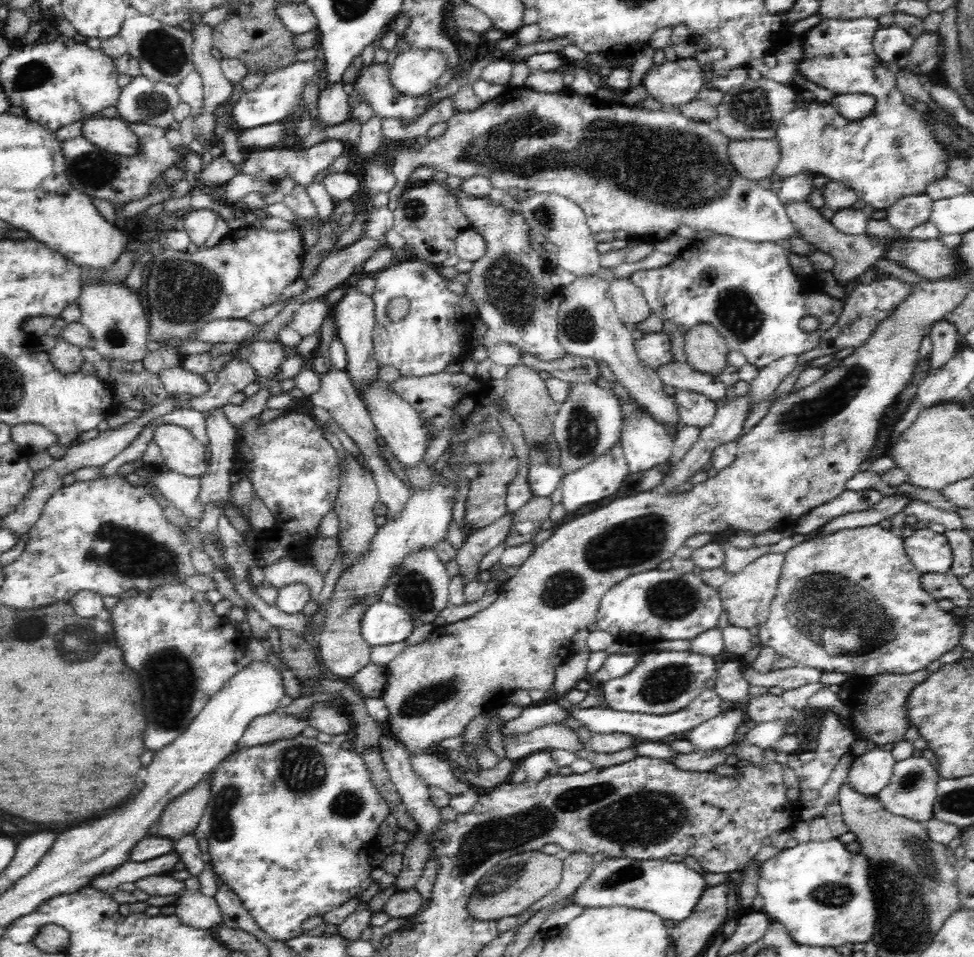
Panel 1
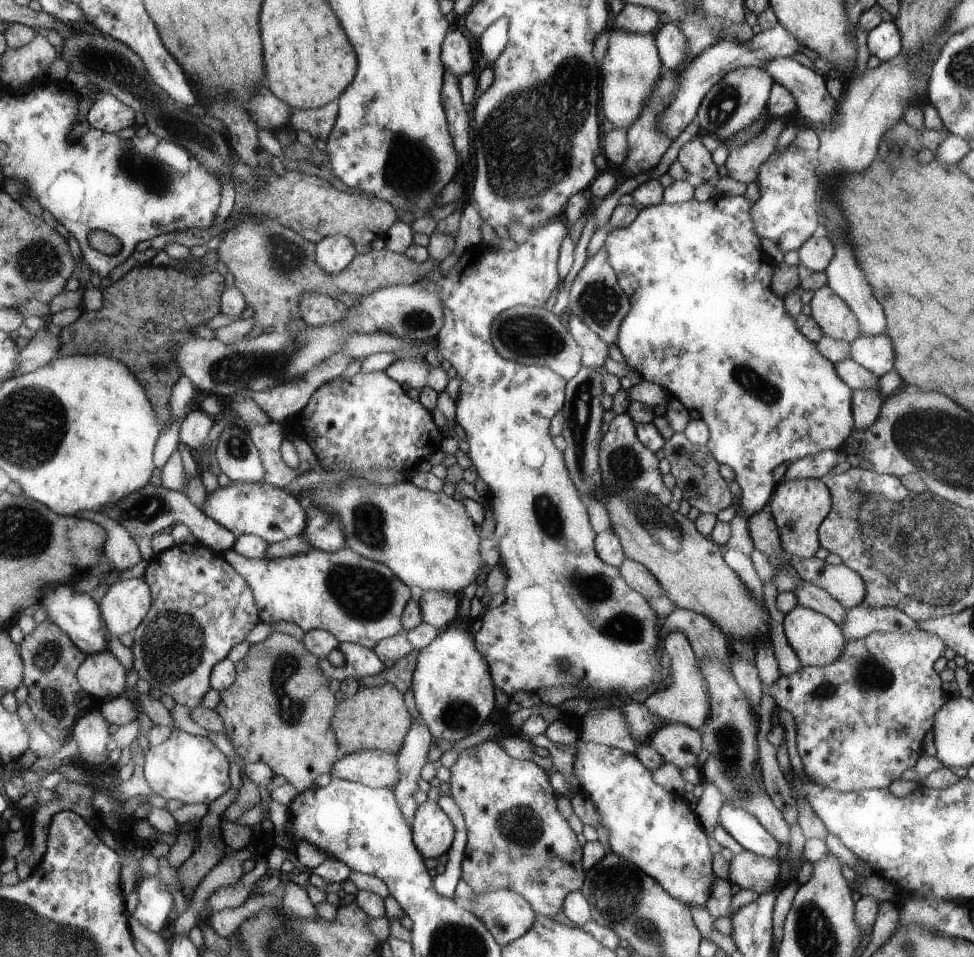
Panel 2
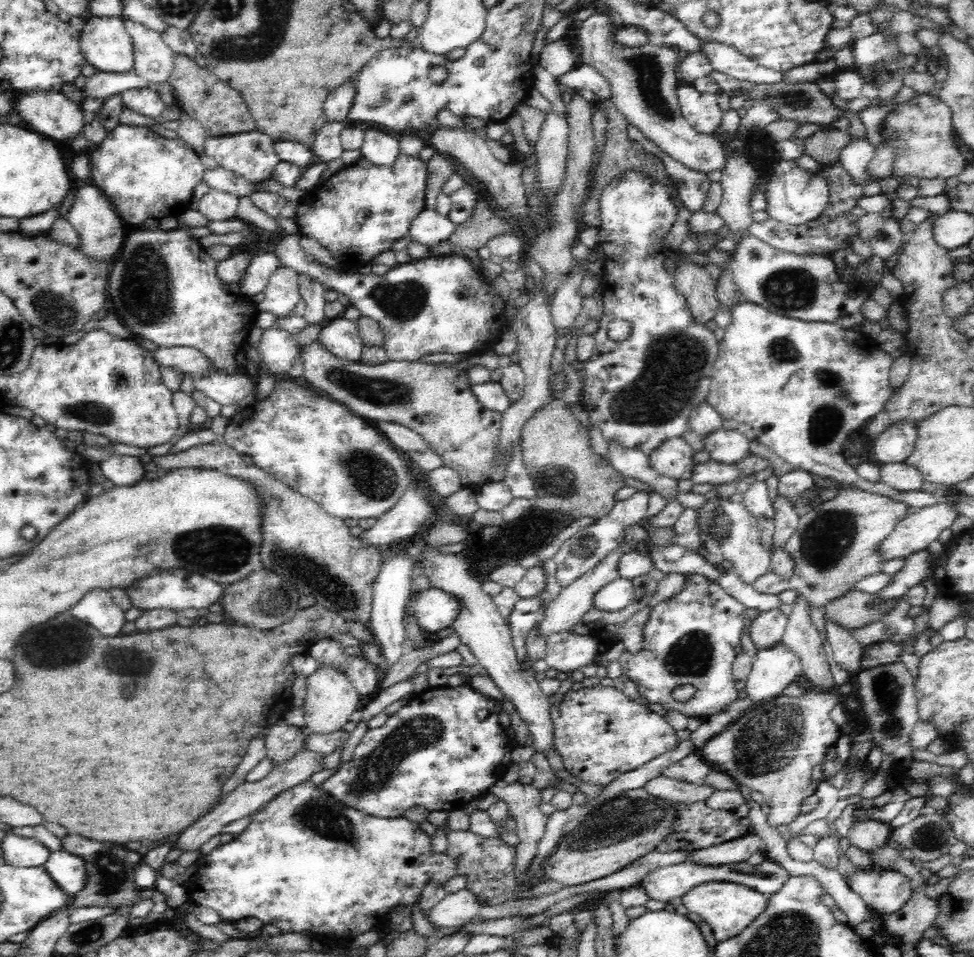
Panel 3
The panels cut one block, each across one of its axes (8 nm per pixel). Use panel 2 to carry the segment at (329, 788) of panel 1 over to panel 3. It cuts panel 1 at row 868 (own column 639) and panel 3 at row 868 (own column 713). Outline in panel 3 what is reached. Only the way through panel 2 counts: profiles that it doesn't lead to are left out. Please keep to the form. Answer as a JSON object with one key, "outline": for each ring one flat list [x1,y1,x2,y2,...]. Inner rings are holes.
{"outline":[[304,781,294,785,290,790,286,789,272,800,269,800,268,804,264,806,264,810,258,809,256,812,253,812,250,824,248,824,248,828,242,834,236,835,234,840,222,844,220,848,216,847,208,854,202,855,196,867,196,872,189,886,190,902,216,909,216,912,218,912,218,915,224,921,234,922,241,918,254,916,254,918,258,918,260,922,263,922,264,925,273,924,283,933,304,933,308,930,308,932,315,934,330,934,330,936,333,936,333,939,354,939,358,934,387,927,385,916,394,907,404,906,404,908,410,910,410,908,418,904,422,889,428,881,434,880,438,885,444,887,446,882,456,876,458,865,445,852,438,854,431,851,431,836,428,836,420,828,419,823,412,822,403,816,389,819,386,817,370,816,367,813,358,811,358,809,343,805,341,801,334,799,330,793,324,794,324,792,318,790,318,786]]}

